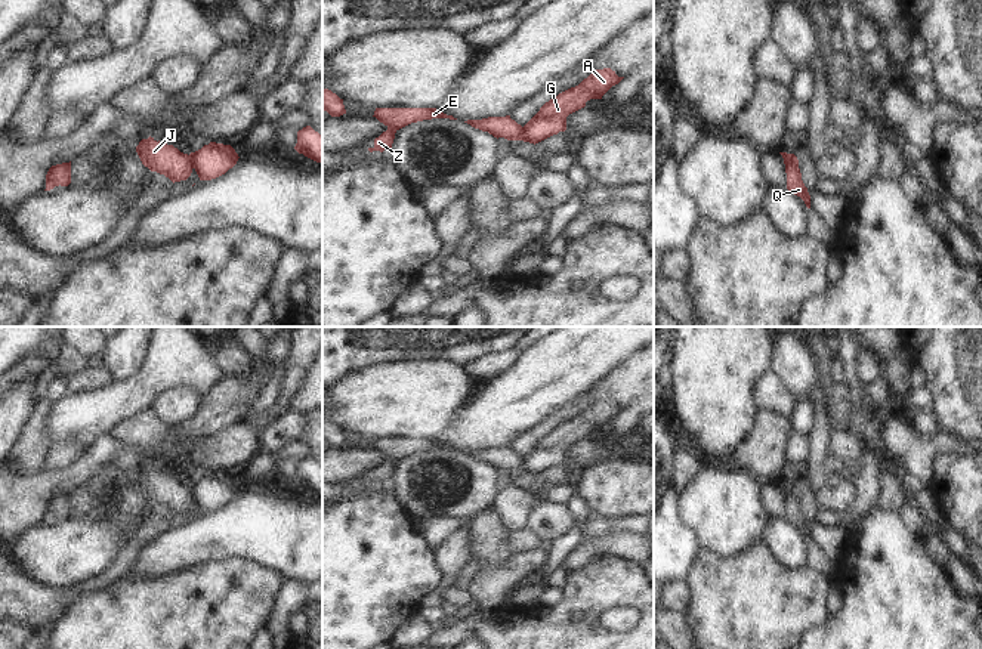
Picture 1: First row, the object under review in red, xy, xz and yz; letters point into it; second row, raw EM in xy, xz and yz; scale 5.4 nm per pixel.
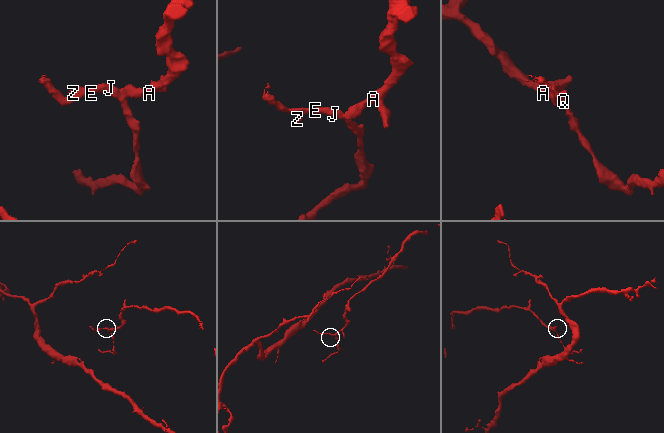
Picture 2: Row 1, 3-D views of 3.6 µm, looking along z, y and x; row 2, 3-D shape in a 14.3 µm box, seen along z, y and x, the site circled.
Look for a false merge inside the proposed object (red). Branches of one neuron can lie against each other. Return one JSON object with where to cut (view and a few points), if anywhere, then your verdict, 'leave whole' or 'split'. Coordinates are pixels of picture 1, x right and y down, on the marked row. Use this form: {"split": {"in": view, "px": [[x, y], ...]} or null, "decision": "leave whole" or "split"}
{"split": {"in": "xy", "px": [[188, 155], [192, 167]]}, "decision": "split"}

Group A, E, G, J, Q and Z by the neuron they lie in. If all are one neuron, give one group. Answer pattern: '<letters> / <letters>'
A G / E J Q Z

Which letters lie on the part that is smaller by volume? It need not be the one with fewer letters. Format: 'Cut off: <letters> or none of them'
Cut off: E, J, Q, Z

